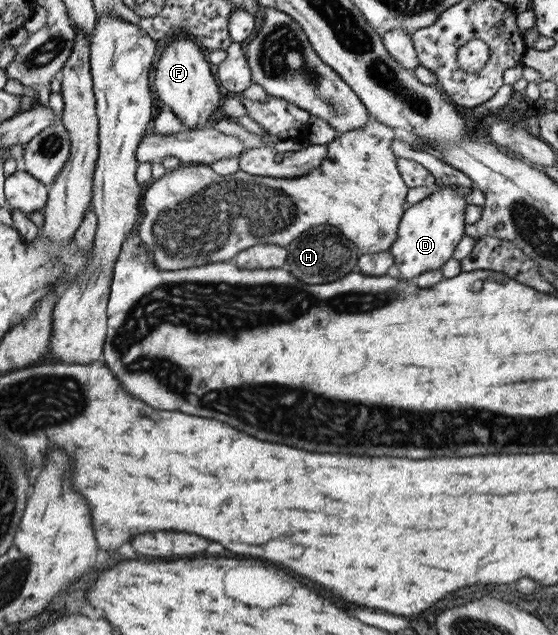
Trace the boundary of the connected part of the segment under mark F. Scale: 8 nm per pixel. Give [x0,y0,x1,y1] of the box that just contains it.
[154,36,218,131]

